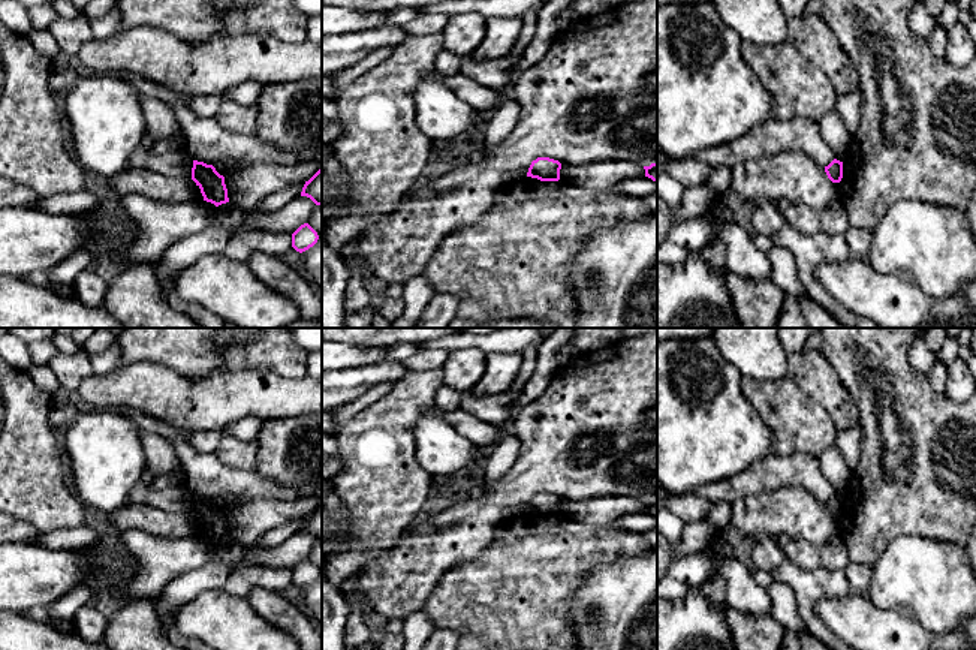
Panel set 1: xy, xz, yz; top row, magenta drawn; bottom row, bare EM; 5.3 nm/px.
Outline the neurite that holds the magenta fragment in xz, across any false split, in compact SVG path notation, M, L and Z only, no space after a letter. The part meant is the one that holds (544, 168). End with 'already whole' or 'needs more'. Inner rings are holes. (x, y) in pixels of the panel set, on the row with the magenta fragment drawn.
M537 157L531 162L527 177L537 178L540 181L558 181L561 163L549 157Z | already whole

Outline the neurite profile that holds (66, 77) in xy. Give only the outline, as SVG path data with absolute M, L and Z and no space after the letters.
M75 61L64 64L60 64L49 79L51 88L63 97L69 90L72 90L79 79L85 75L87 72L78 66Z

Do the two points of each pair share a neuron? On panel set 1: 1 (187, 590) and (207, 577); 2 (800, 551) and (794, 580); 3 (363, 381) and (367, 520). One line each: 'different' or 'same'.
1: same
2: different
3: different

